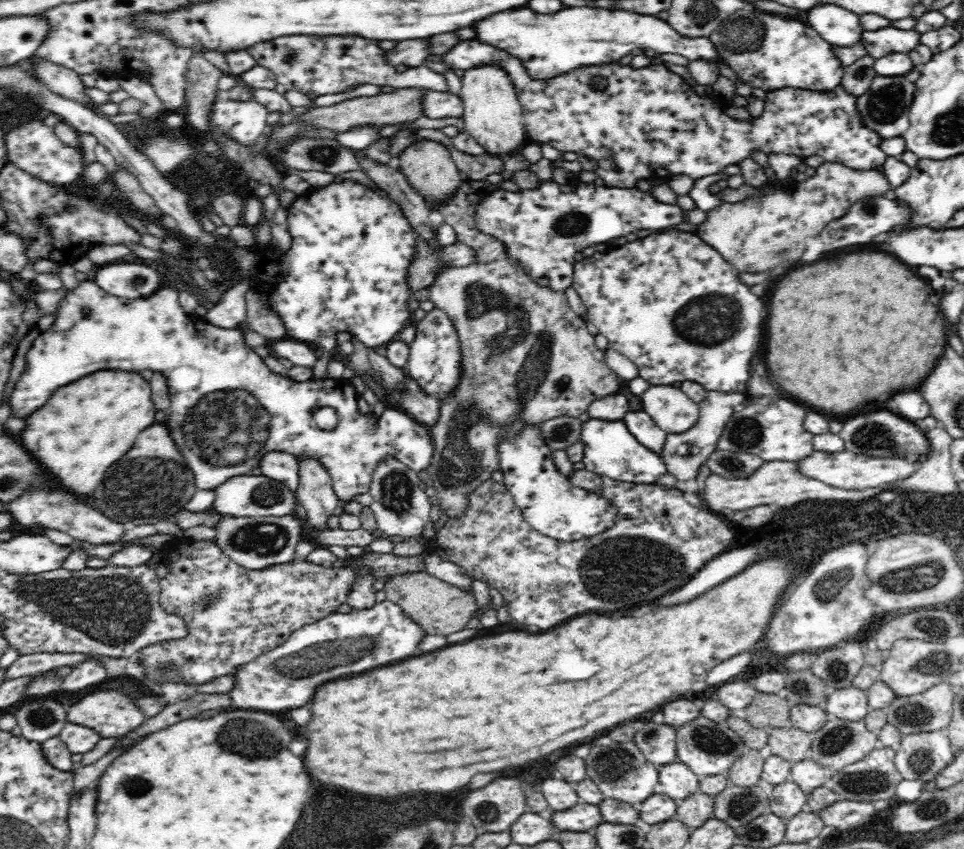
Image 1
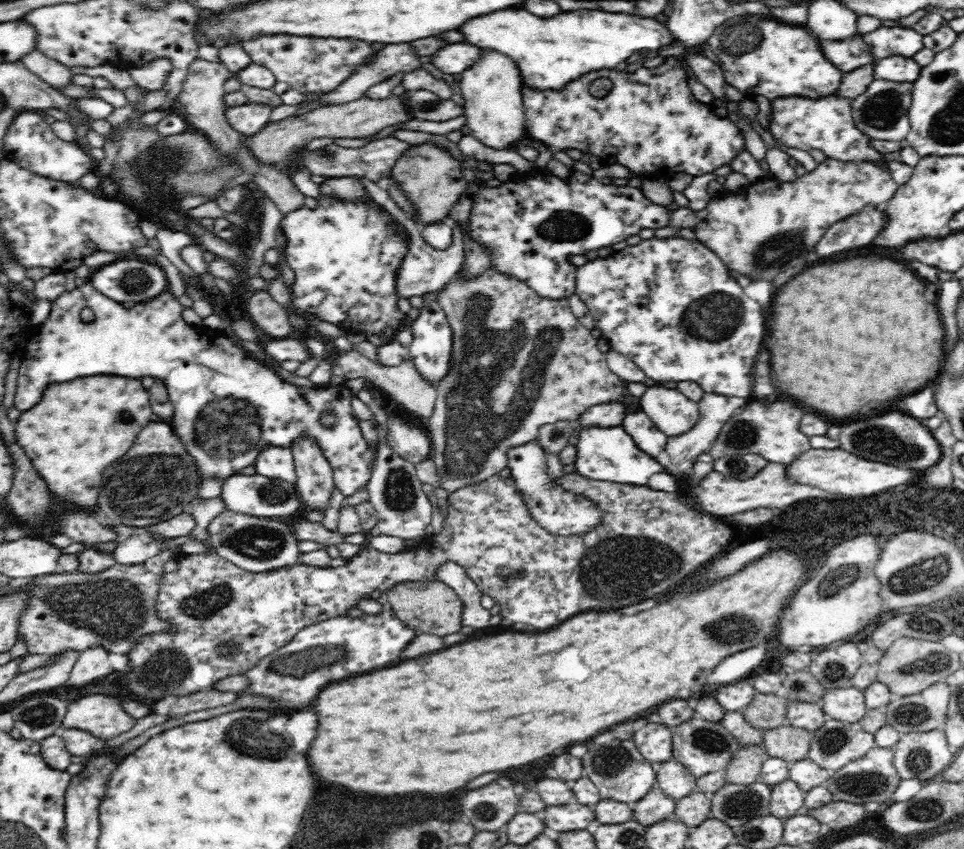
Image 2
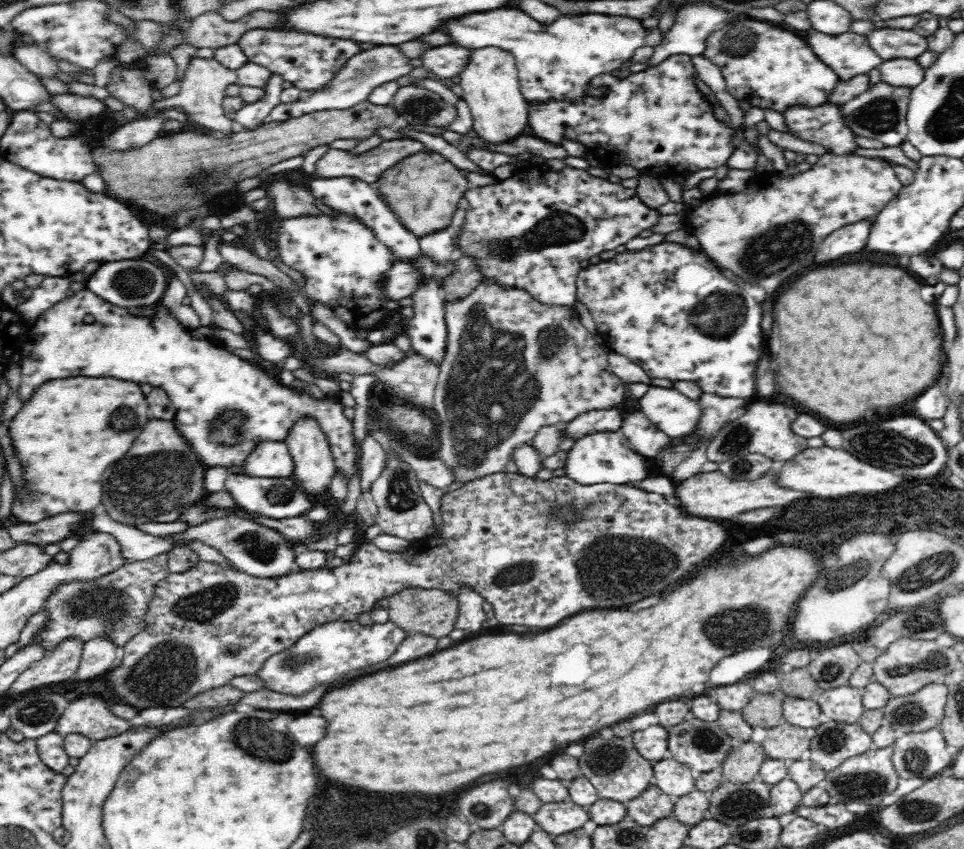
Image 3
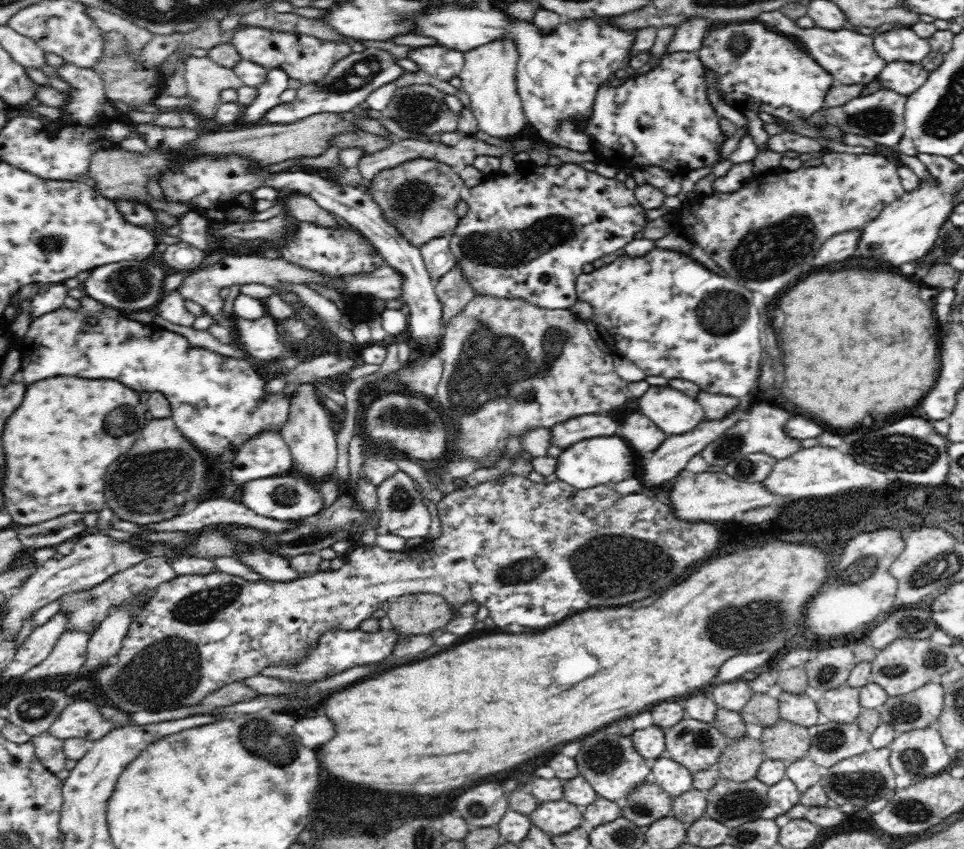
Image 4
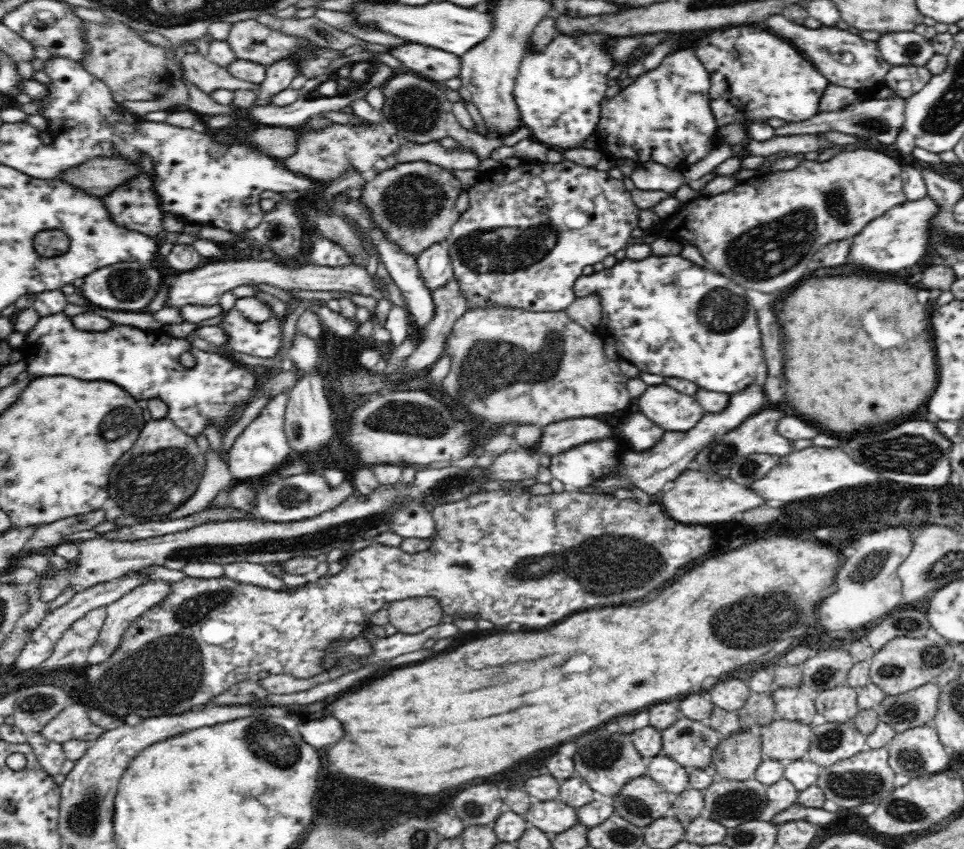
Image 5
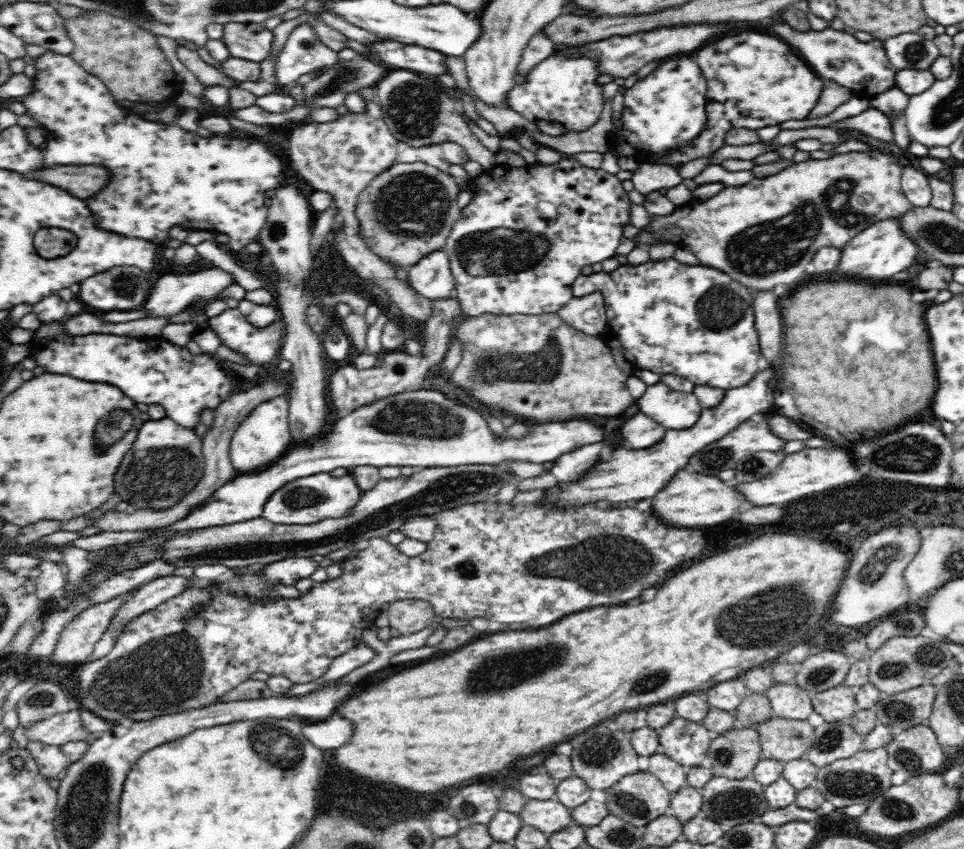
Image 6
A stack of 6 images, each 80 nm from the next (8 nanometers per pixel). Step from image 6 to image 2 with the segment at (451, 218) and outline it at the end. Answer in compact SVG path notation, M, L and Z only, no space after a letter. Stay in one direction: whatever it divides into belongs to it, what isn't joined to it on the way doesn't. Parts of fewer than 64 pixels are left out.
M430 142L410 147L387 173L390 181L402 191L409 201L412 210L408 212L412 222L425 225L448 222L448 216L466 192L471 178L466 175L458 161L452 159L450 153Z

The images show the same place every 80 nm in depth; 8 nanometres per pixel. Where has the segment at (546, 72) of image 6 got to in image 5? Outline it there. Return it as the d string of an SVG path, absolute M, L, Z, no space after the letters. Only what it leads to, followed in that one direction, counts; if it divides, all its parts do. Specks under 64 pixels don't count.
M600 34L557 35L542 54L525 54L514 88L514 101L520 111L521 120L529 127L532 137L549 147L561 150L578 146L597 128L601 119L601 104L610 81L606 74L612 70L612 58L604 52L604 42L608 38Z

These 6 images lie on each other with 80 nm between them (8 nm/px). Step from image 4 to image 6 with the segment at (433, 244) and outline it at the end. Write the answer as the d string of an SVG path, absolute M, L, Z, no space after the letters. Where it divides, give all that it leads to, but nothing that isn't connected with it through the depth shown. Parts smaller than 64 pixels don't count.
M443 249L427 254L411 266L407 273L406 282L432 302L454 297L454 277L450 272L448 255Z

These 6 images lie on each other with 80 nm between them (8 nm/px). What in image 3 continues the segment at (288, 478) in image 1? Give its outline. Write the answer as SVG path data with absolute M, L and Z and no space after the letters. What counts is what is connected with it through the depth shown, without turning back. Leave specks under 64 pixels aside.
M263 441L254 446L240 466L240 476L294 479L293 458L283 441Z

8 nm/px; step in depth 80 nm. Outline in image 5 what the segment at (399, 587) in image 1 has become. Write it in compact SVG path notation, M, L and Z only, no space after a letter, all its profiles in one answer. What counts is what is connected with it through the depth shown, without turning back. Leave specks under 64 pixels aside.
M407 598L390 603L389 623L398 628L398 633L418 634L438 625L442 620L442 607L434 598Z

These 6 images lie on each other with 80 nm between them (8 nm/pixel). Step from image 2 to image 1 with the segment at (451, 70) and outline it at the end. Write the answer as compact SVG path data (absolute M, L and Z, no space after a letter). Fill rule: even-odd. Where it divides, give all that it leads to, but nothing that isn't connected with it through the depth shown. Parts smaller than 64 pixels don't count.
M476 39L460 41L440 57L440 62L446 69L454 71L466 71L489 63L502 65L513 80L522 105L527 140L540 145L550 144L563 153L580 152L584 156L594 158L598 162L597 175L610 187L634 188L638 180L650 180L654 175L668 178L673 174L685 174L698 179L718 174L726 166L738 164L740 160L748 158L754 150L761 150L767 155L792 154L803 158L817 154L826 162L839 162L856 170L879 169L888 158L879 147L882 137L860 121L856 97L844 91L841 85L831 91L812 92L786 88L767 92L763 114L750 123L728 116L724 110L725 105L715 95L696 95L682 77L668 70L660 61L654 61L645 68L620 66L616 62L604 66L588 66L549 81L540 81L528 77L527 69L518 58ZM594 76L604 76L608 80L606 90L594 90L590 87Z

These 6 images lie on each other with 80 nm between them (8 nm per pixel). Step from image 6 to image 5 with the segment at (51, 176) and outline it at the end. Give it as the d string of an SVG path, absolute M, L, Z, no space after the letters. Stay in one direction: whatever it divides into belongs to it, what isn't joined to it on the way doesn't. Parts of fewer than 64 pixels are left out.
M96 157L74 168L70 165L70 168L60 172L56 179L78 187L89 196L100 198L112 192L116 186L138 176L138 172L140 172L138 165L128 163L124 159Z

